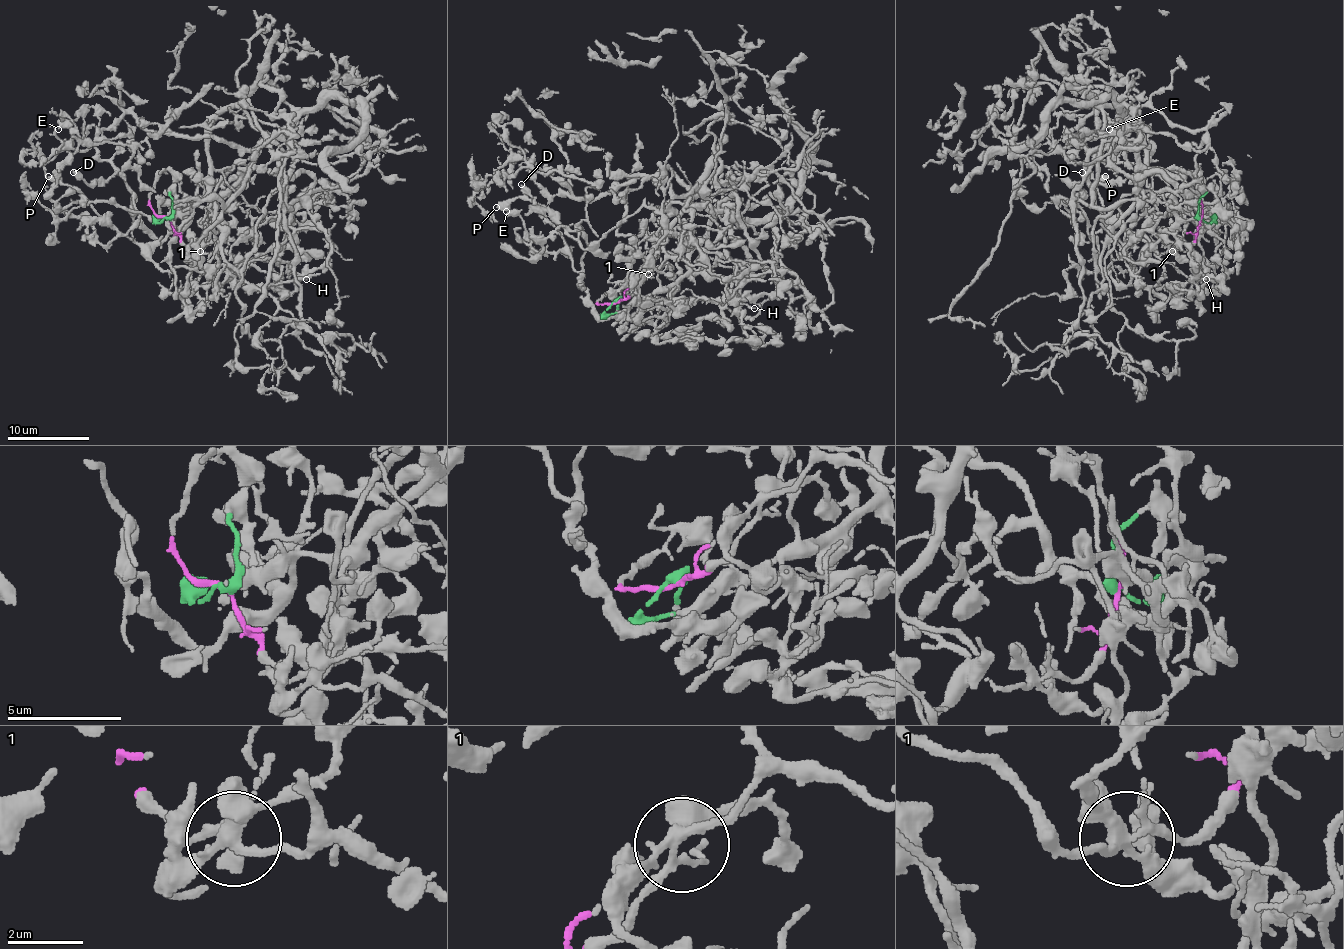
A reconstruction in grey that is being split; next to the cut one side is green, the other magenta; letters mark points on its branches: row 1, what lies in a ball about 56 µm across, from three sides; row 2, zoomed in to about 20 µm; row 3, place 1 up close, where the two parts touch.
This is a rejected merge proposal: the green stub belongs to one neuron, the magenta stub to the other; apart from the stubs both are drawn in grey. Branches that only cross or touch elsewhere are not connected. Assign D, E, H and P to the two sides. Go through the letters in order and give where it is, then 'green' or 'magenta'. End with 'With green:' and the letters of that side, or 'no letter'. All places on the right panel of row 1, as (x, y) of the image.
D: place (1082, 172); green
E: place (1109, 129); green
H: place (1206, 279); magenta
P: place (1105, 176); green
With green: D, E, P

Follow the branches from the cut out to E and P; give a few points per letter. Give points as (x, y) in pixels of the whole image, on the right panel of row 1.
E: (1200, 217), (1210, 221), (1218, 206), (1214, 239), (1151, 172), (1149, 143), (1131, 115), (1108, 129)
P: (1200, 217), (1210, 221), (1218, 206), (1214, 239), (1163, 196), (1129, 233), (1104, 213), (1096, 190), (1104, 176)

